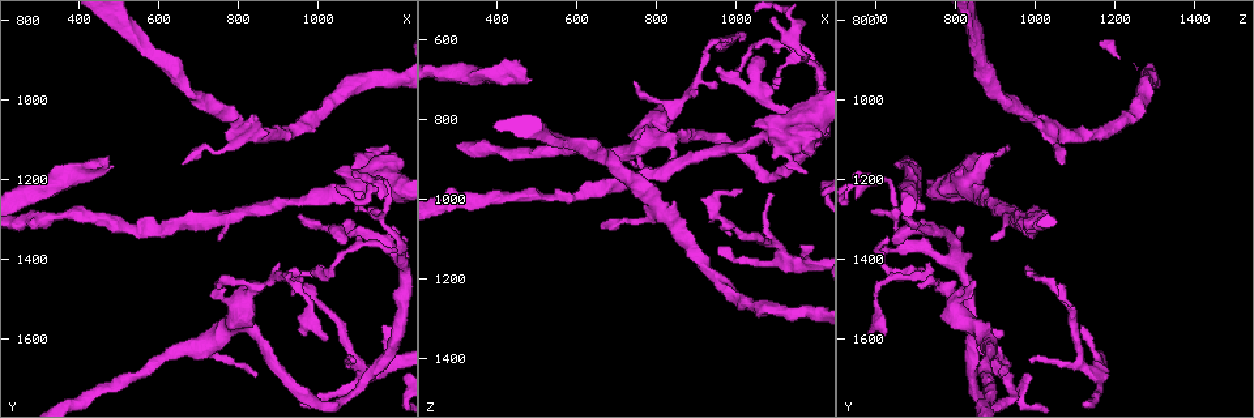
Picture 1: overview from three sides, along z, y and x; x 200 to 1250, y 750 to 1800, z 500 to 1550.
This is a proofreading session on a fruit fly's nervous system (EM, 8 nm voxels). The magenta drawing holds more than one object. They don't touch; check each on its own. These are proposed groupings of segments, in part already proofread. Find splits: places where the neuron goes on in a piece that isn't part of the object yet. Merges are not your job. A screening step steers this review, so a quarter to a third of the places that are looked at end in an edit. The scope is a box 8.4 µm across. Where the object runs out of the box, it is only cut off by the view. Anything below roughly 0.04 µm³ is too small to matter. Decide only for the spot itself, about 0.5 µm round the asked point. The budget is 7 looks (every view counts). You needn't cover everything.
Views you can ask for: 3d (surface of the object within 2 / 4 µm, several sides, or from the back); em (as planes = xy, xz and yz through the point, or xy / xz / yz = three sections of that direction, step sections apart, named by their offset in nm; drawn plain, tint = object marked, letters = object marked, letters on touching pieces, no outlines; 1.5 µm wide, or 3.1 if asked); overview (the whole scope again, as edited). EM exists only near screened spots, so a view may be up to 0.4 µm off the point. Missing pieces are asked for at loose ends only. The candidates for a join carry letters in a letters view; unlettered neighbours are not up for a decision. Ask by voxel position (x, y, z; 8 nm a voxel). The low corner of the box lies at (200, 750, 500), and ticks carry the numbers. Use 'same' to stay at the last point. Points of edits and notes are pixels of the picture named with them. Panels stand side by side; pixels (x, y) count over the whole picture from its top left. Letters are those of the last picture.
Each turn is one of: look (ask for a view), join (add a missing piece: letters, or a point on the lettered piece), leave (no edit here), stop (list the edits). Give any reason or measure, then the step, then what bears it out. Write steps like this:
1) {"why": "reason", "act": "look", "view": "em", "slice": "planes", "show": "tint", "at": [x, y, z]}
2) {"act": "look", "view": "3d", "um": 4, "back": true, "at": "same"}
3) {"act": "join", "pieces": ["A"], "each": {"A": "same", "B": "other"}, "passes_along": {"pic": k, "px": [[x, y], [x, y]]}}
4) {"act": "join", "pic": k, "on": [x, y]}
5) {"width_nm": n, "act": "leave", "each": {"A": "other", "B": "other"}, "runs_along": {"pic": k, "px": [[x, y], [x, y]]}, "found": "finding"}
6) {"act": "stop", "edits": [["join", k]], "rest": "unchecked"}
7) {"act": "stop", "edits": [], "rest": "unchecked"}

{"why": "free end", "act": "look", "view": "em", "slice": "yz", "step": 4, "show": "tint", "at": [475, 1150, 680]}

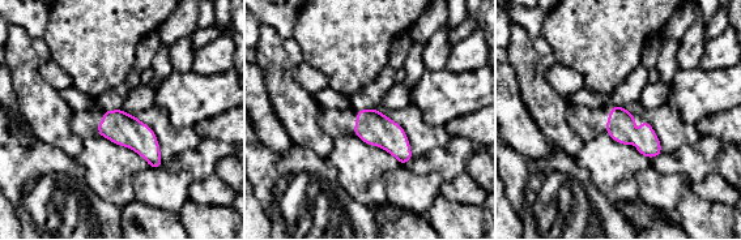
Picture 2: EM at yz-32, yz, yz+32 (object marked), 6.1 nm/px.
{"act": "look", "view": "em", "slice": "planes", "show": "letters", "at": "same"}

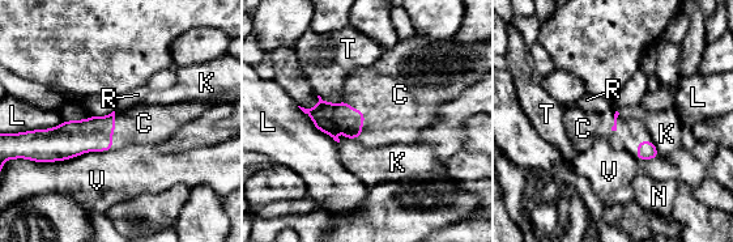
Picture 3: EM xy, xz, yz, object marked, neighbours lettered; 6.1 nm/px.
{"act": "join", "pic": 3, "on": [397, 94], "each": {"C": "same", "K": "other", "L": "other", "N": "other", "R": "other", "T": "other", "V": "other"}, "passes_along": {"pic": 3, "px": [[329, 118], [363, 117], [397, 94]]}, "found": "it goes on there"}

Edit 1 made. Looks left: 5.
{"why": "branch stops here", "act": "look", "view": "3d", "um": 4, "at": [755, 1355, 890]}

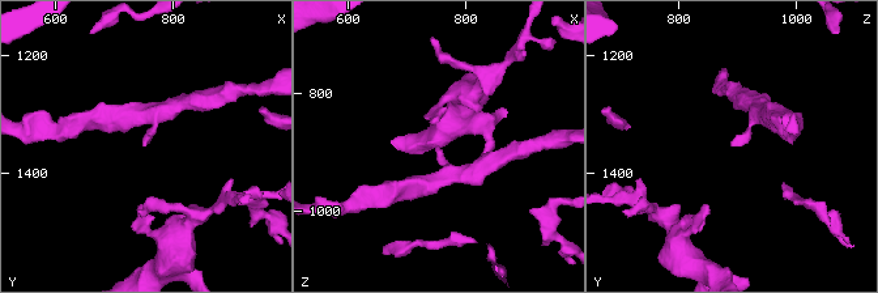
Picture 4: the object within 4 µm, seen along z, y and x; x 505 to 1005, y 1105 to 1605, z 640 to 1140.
{"why": "now the EM", "act": "look", "view": "em", "slice": "planes", "show": "plain", "at": [750, 1355, 890]}

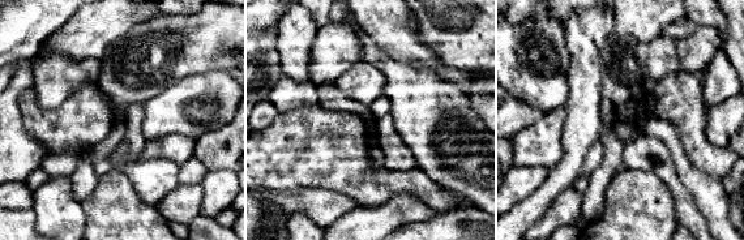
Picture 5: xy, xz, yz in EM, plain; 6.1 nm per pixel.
{"act": "look", "view": "em", "slice": "planes", "show": "letters", "at": "same"}

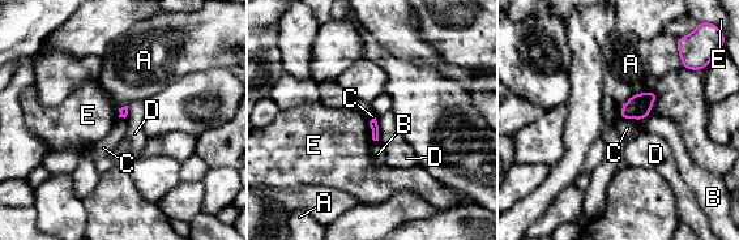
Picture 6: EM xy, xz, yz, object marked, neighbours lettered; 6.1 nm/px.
{"act": "leave", "each": {"A": "other", "B": "other", "C": "other", "D": "other", "E": "other"}, "border": {"pic": 6, "px": [[620, 116], [637, 120]]}, "found": "none of them fits"}

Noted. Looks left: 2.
{"act": "stop", "edits": [["join", 3]], "rest": "unchecked"}

